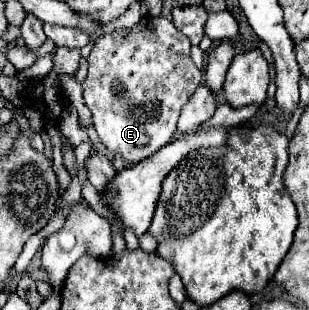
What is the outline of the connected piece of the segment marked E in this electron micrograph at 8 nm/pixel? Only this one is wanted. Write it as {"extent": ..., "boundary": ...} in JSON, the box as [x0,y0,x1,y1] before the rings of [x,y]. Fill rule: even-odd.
{"extent":[82,16,202,162],"boundary":[[[144,16],[132,28],[104,34],[94,42],[92,52],[86,60],[88,60],[88,74],[86,80],[82,82],[84,104],[92,112],[92,122],[102,144],[110,152],[124,156],[128,162],[140,162],[148,158],[172,140],[182,106],[188,102],[192,92],[202,82],[202,70],[198,70],[190,58],[188,38],[184,38],[184,34],[176,30],[172,20],[164,16],[158,18]]]}

